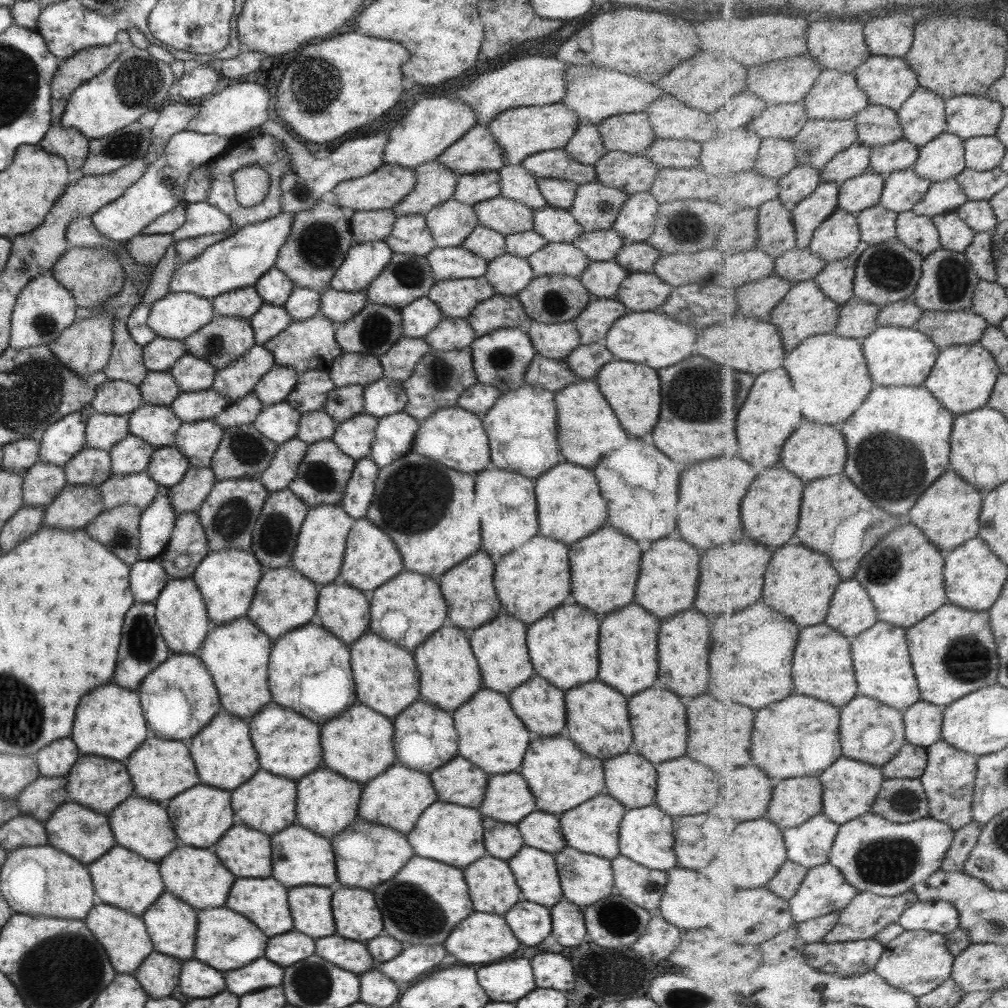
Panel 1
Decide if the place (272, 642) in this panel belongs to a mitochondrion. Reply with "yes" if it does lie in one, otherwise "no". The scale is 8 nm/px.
no

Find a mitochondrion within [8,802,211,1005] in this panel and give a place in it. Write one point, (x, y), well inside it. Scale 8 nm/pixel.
(73, 943)

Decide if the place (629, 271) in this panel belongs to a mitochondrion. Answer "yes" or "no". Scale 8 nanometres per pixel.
no

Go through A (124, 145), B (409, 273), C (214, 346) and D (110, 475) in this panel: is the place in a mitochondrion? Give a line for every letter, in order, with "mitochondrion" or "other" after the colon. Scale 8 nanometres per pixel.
A: mitochondrion
B: mitochondrion
C: mitochondrion
D: other

